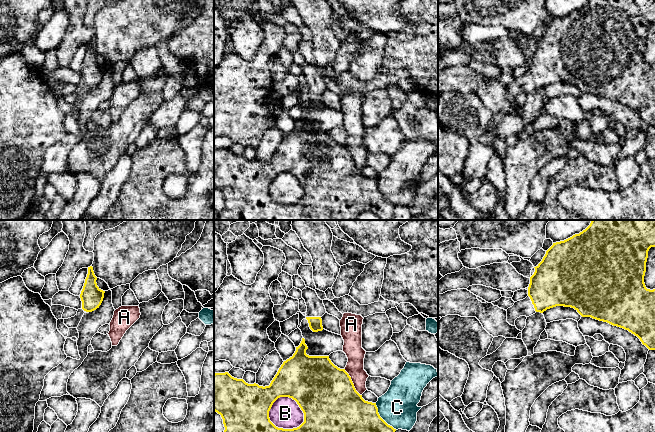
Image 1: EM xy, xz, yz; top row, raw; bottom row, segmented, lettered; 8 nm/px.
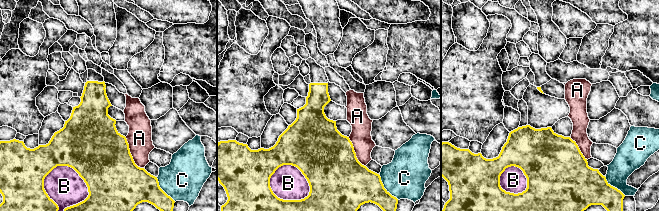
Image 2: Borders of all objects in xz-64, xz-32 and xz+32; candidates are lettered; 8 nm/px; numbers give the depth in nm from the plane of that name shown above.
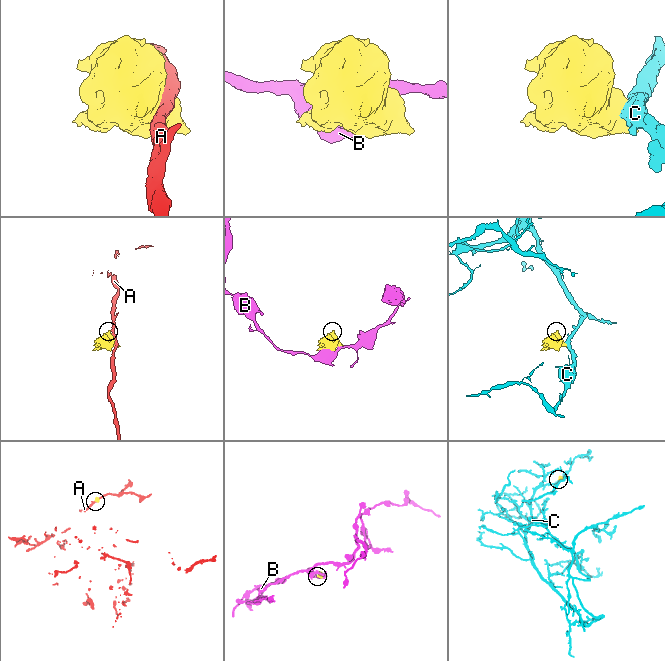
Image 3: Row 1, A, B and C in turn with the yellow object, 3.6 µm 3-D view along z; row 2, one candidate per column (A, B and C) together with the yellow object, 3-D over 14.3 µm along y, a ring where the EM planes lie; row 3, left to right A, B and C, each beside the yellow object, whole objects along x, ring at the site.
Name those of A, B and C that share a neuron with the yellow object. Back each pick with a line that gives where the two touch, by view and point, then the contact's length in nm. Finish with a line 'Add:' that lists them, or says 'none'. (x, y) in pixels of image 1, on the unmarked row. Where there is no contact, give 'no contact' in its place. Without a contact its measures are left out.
Add: none

